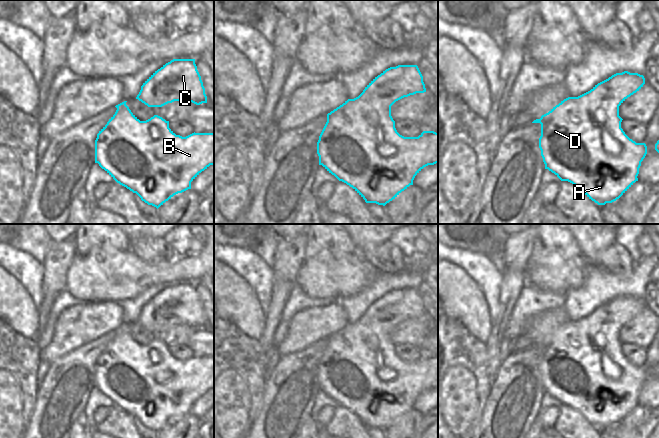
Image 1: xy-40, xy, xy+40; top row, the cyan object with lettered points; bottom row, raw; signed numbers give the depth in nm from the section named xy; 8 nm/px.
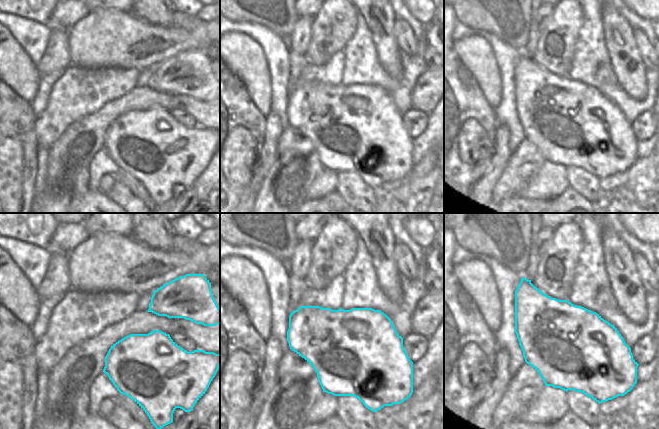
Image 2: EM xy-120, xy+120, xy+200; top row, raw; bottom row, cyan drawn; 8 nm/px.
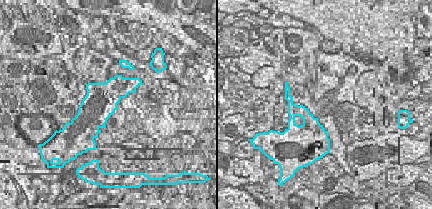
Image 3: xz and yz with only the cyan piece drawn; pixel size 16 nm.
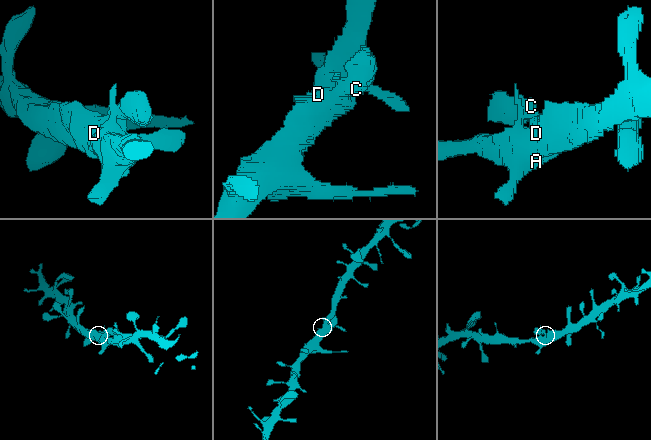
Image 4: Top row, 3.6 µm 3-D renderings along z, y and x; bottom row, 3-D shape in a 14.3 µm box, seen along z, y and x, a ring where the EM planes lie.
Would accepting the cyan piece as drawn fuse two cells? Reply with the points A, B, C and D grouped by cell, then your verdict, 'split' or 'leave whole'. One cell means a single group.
A B C D; leave whole

